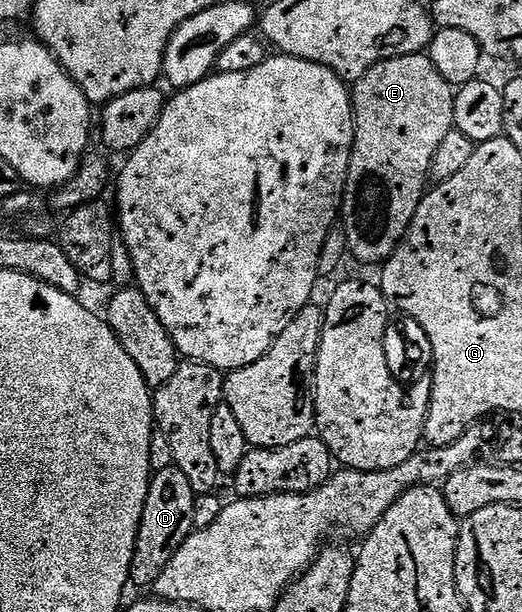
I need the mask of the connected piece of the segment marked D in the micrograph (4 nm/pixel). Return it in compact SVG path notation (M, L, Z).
M176 467L161 469L149 478L149 490L147 491L147 503L143 503L143 519L139 523L139 535L135 543L135 555L131 563L129 580L134 586L153 586L163 575L167 563L171 563L171 555L183 547L183 543L193 532L193 516L195 515L195 503L198 494L193 492L191 483L183 471Z

